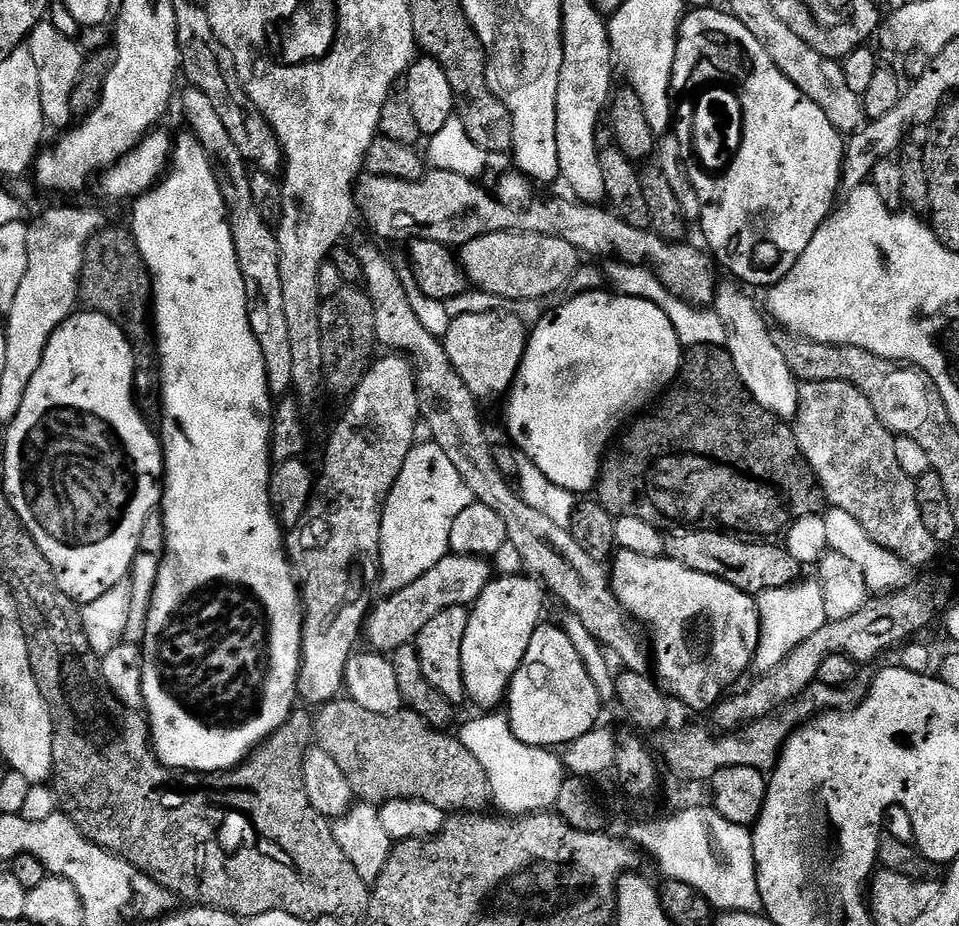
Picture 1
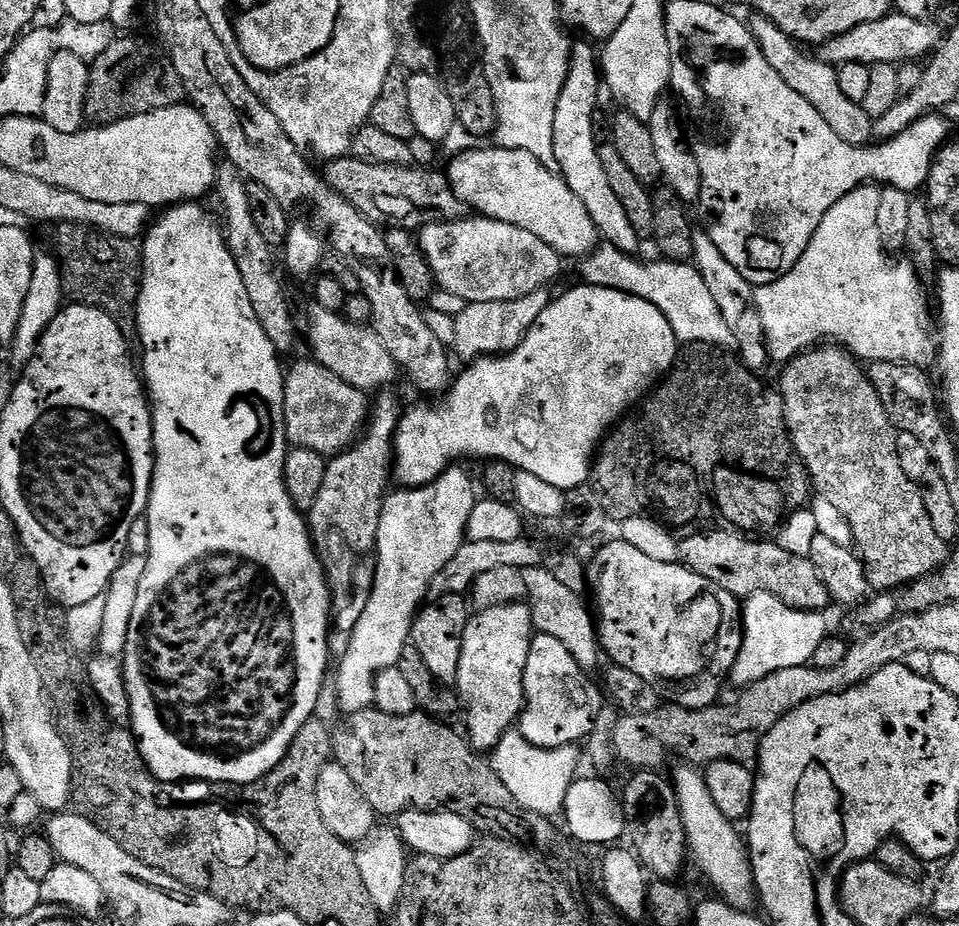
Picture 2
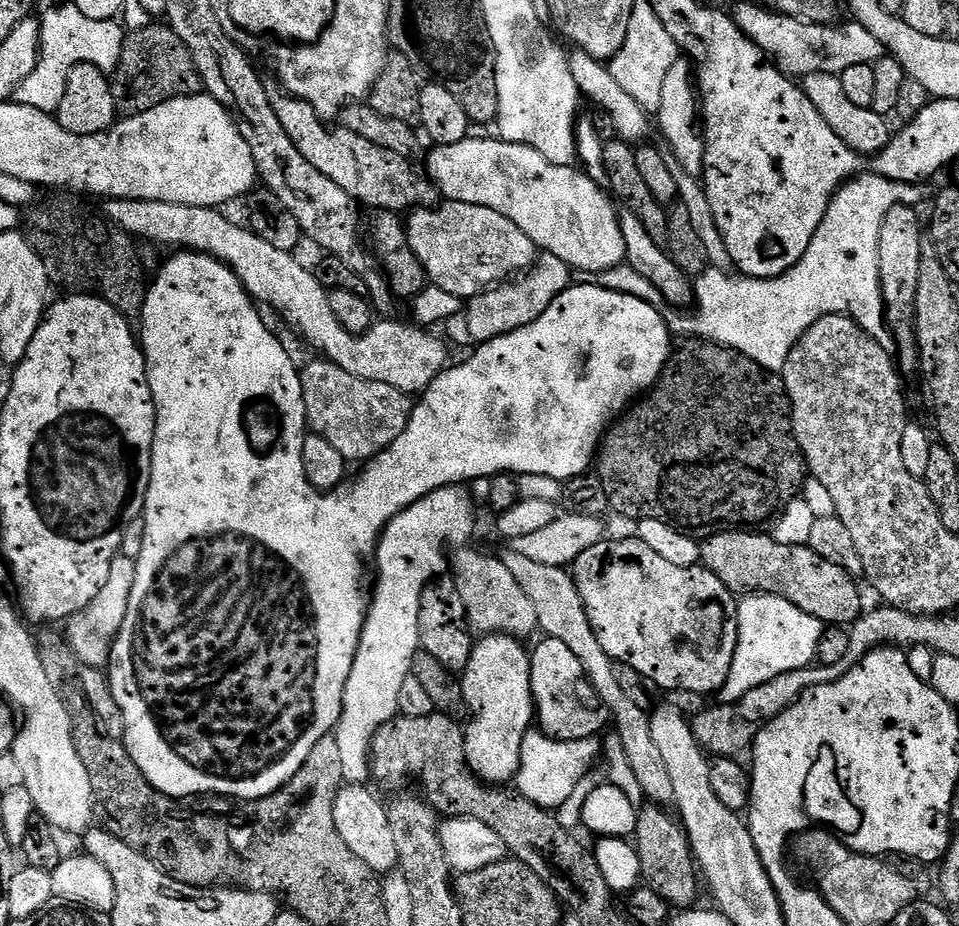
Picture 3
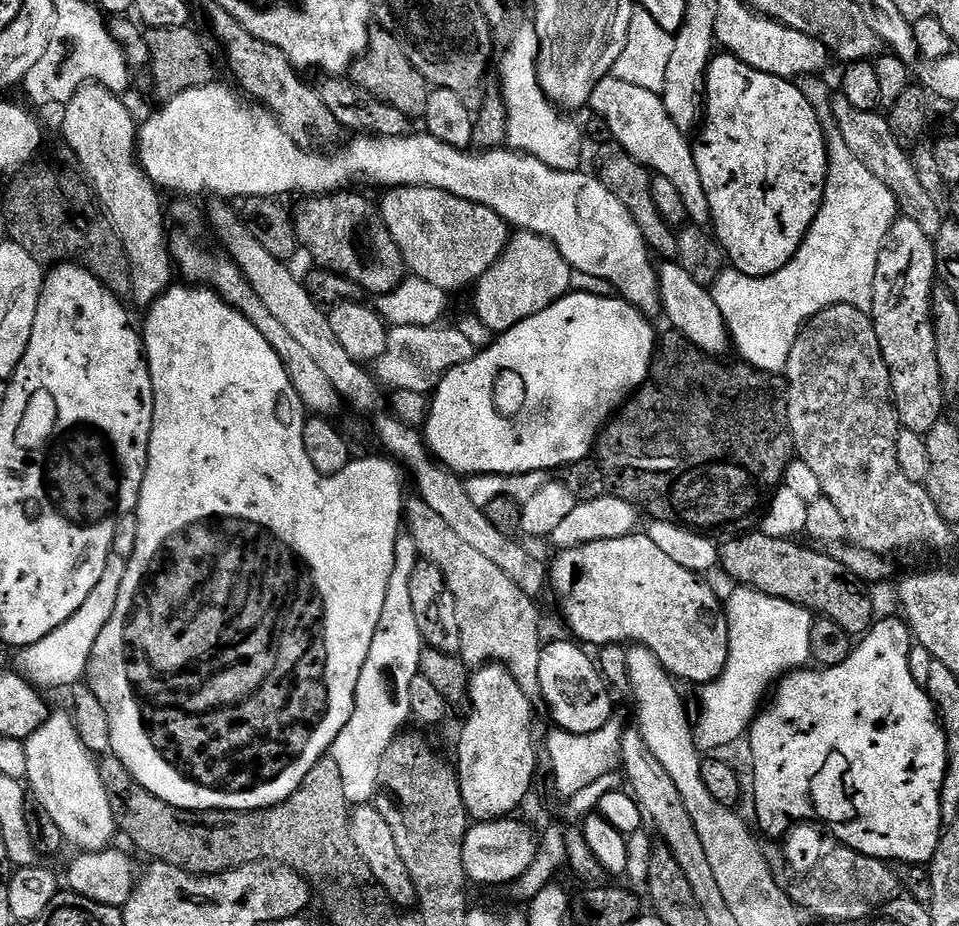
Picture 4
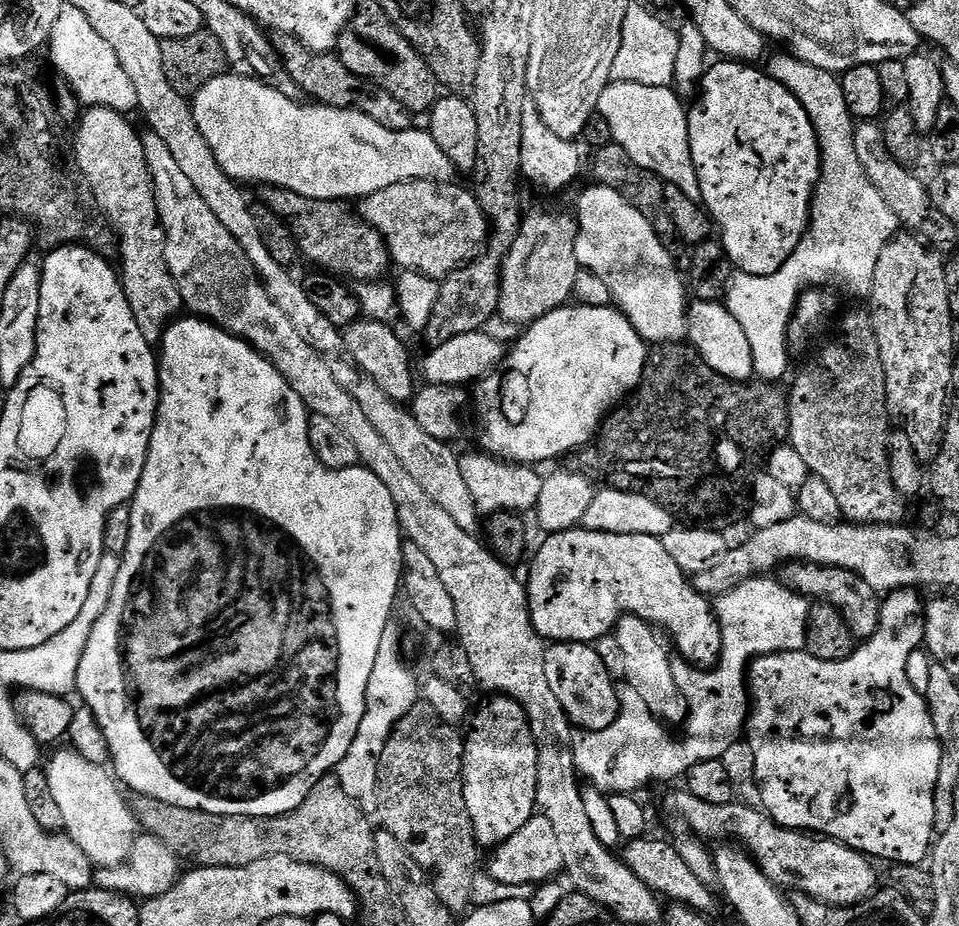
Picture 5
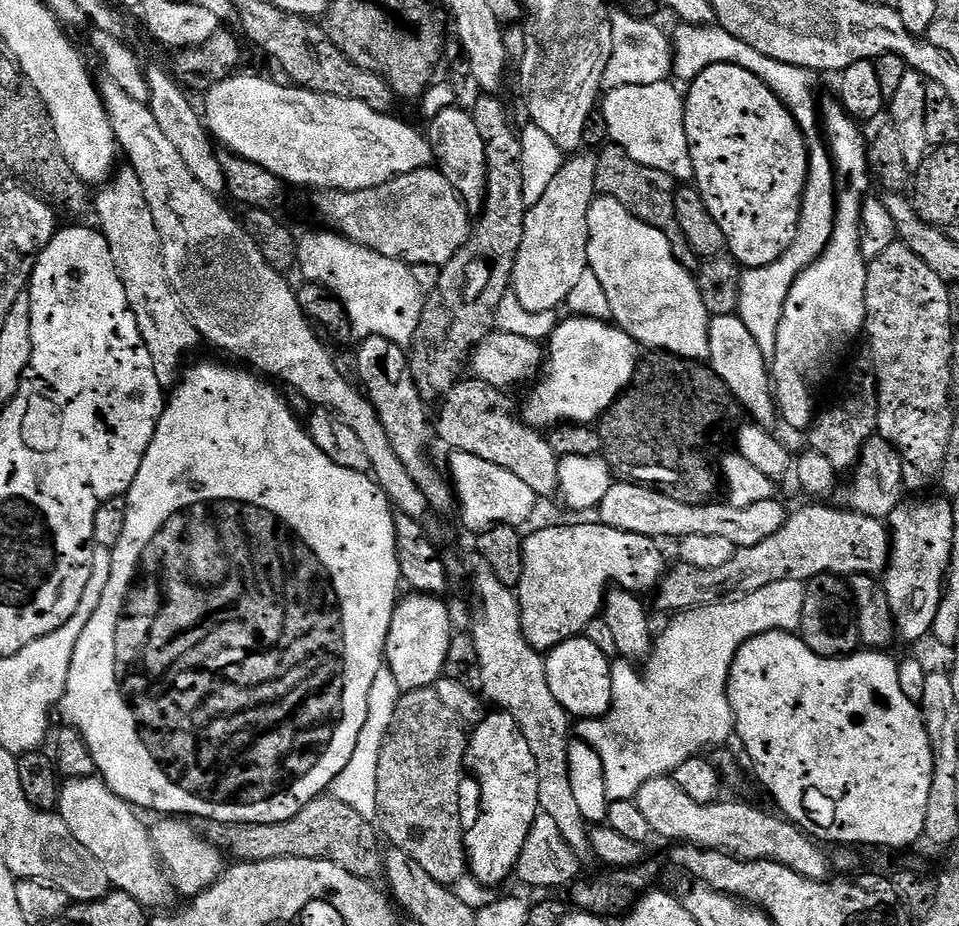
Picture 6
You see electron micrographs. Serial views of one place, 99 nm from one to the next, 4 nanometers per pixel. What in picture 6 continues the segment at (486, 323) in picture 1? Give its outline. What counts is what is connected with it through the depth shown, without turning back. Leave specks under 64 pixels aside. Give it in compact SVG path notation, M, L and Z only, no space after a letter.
M572 154L567 157L558 170L558 175L550 181L550 187L537 204L531 205L524 213L524 233L518 250L518 258L512 271L511 292L528 312L556 312L565 303L567 296L588 270L588 215L592 201L596 199L596 175L598 162L596 156Z

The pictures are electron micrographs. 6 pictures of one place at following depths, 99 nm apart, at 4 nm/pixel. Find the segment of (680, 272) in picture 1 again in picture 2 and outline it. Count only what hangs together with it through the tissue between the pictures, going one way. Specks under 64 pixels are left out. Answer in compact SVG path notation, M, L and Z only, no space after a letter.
M345 158L331 161L327 165L326 179L328 185L338 194L342 194L367 220L375 220L377 222L396 220L392 222L409 230L419 230L428 224L436 224L440 220L461 219L465 215L466 205L454 194L447 175L443 171L427 172L424 168L416 167L403 168L397 164L373 164L371 160Z

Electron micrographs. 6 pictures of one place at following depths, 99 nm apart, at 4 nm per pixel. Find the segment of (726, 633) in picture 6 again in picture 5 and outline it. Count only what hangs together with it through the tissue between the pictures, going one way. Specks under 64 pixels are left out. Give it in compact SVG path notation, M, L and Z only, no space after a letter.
M757 578L754 580L747 580L742 582L742 586L738 586L734 590L730 590L725 596L717 596L714 600L714 607L716 609L716 617L720 623L720 629L722 630L722 654L720 660L714 668L702 669L694 668L687 660L683 658L673 659L672 669L674 670L674 682L681 696L685 702L685 706L688 709L688 717L682 725L682 731L685 732L685 736L681 740L672 740L672 736L667 727L661 721L657 720L655 716L651 716L646 710L646 704L642 702L642 698L638 698L638 694L632 688L627 686L619 689L620 694L620 713L618 718L610 725L606 730L601 732L592 731L584 732L583 734L577 735L575 739L571 741L572 758L573 762L576 763L576 771L587 783L593 788L599 788L601 792L605 794L636 794L639 793L639 788L643 784L660 784L663 780L676 780L679 778L687 777L690 766L698 766L698 762L706 762L707 760L719 760L727 757L727 752L731 750L736 744L736 739L741 739L742 733L746 728L746 709L750 704L750 689L748 686L748 669L753 660L757 656L769 656L775 652L803 652L805 651L808 643L808 609L810 607L809 601L805 597L801 596L799 592L791 592L785 584L780 583L779 579L776 578Z

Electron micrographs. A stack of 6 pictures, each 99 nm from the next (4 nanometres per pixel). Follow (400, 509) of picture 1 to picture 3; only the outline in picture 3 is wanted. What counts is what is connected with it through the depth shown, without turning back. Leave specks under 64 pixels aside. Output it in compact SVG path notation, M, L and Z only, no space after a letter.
M460 486L439 488L426 494L414 506L399 512L380 533L380 543L376 545L374 561L380 569L376 572L376 589L371 589L368 616L364 619L364 629L358 642L358 650L354 658L354 666L350 670L350 678L346 678L344 705L340 722L334 729L342 757L342 774L350 784L364 784L370 776L370 757L372 755L372 739L382 725L396 719L400 711L400 694L402 682L412 674L414 654L421 651L418 634L418 610L422 606L422 594L426 586L433 580L443 577L449 567L450 560L444 556L444 547L455 550L467 545L476 528L476 516L472 513L472 504L468 501L465 489Z

